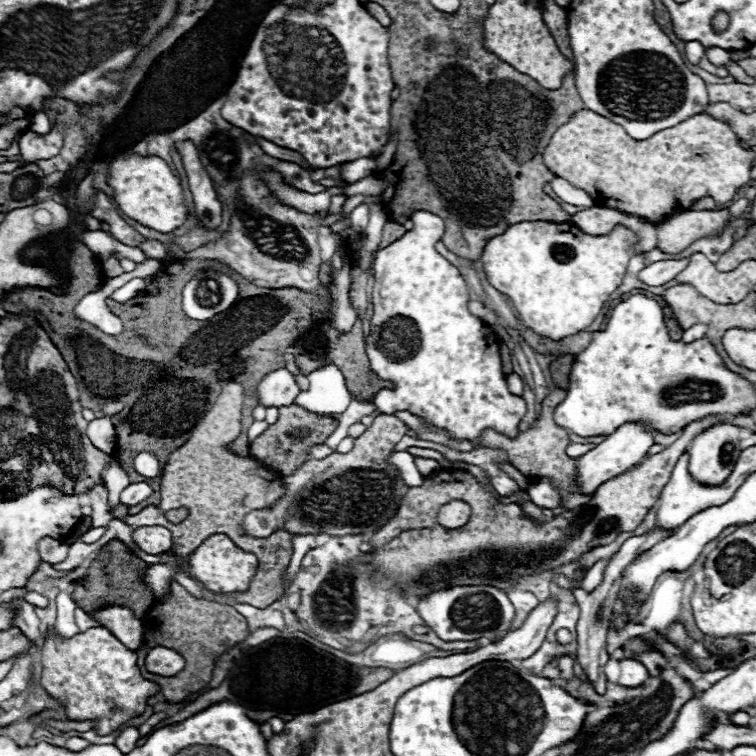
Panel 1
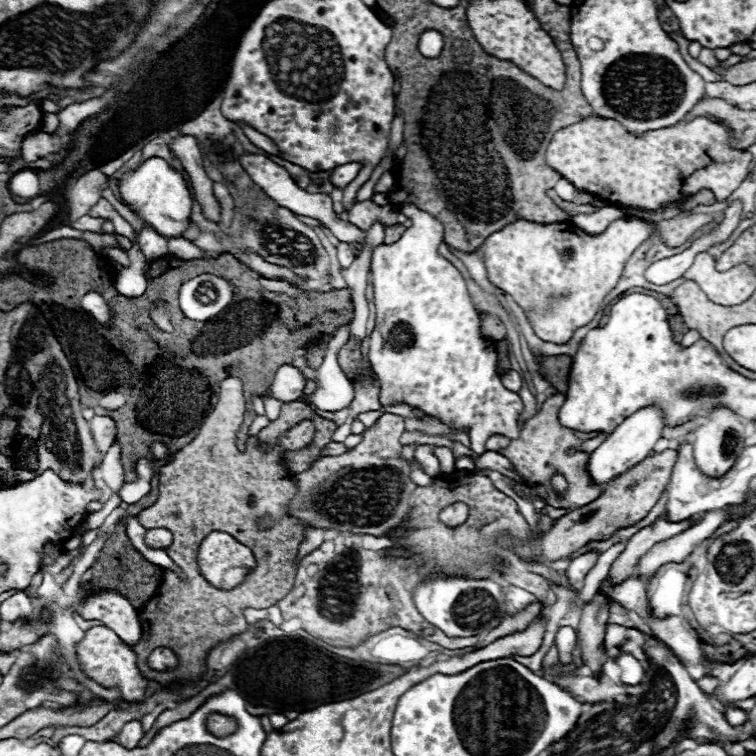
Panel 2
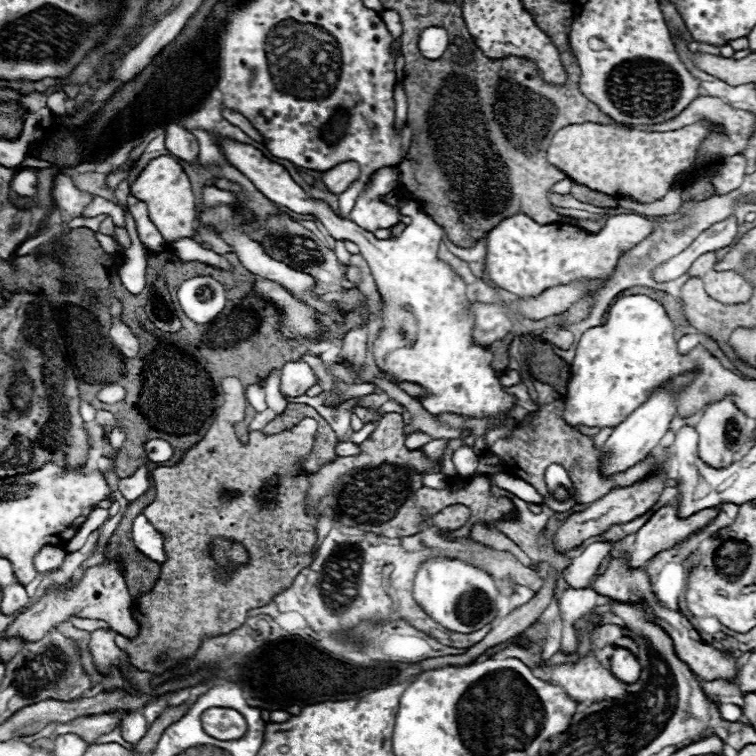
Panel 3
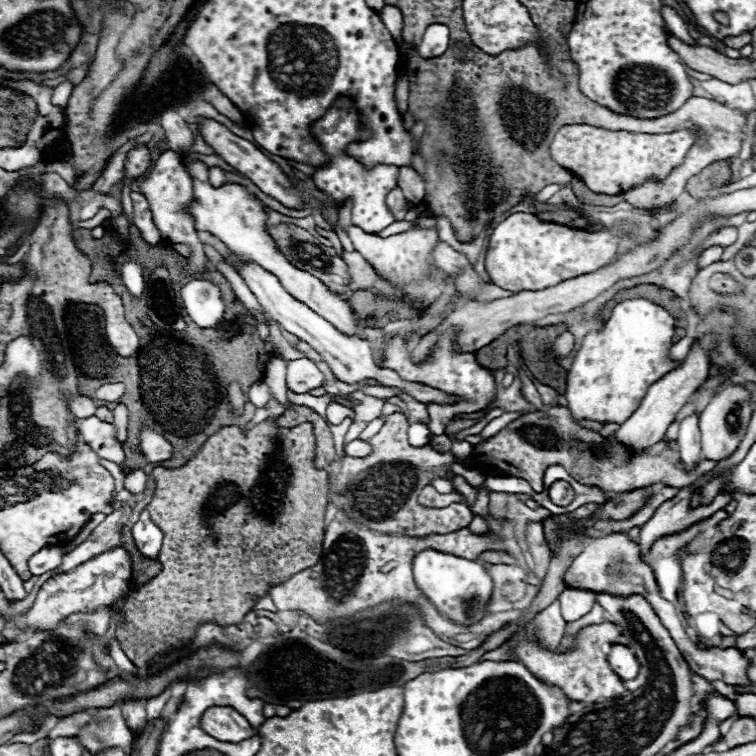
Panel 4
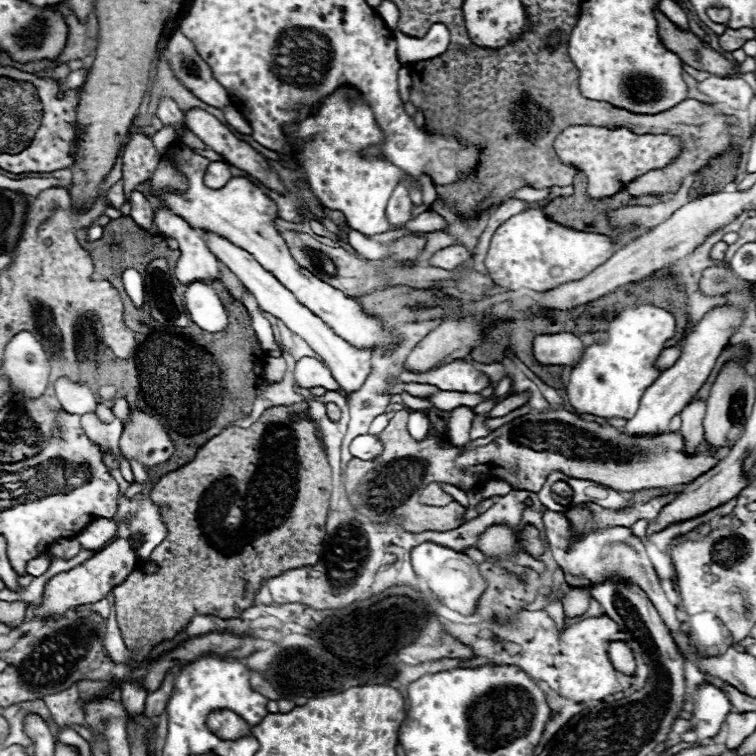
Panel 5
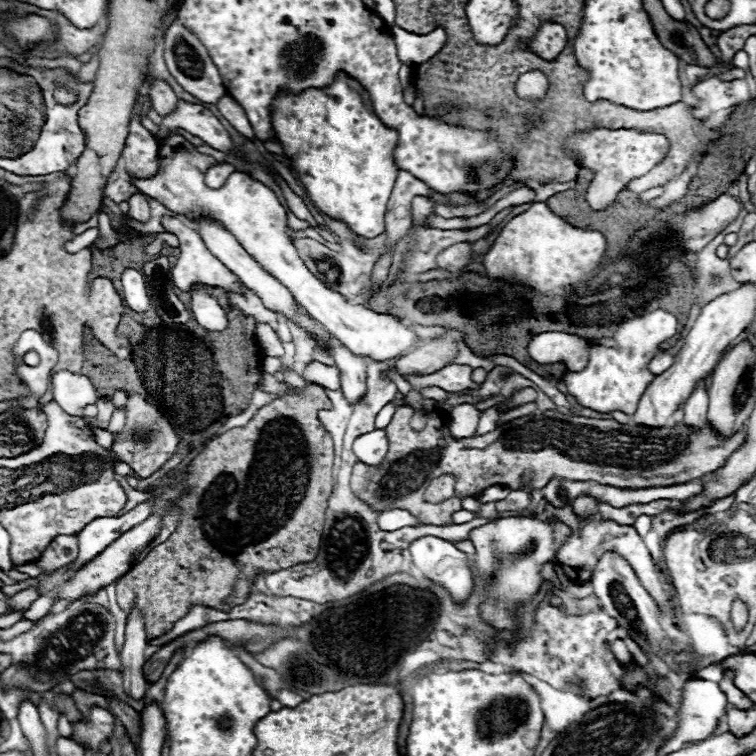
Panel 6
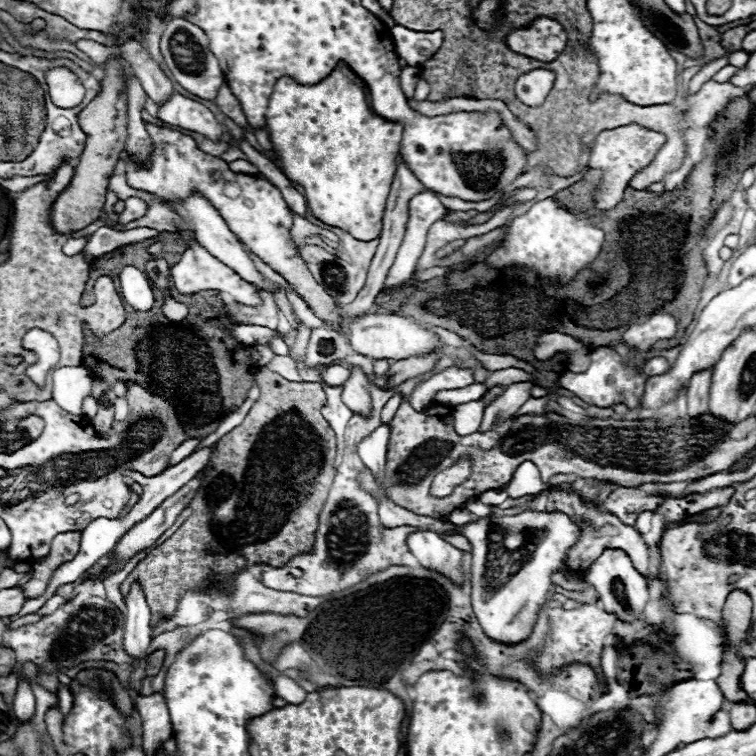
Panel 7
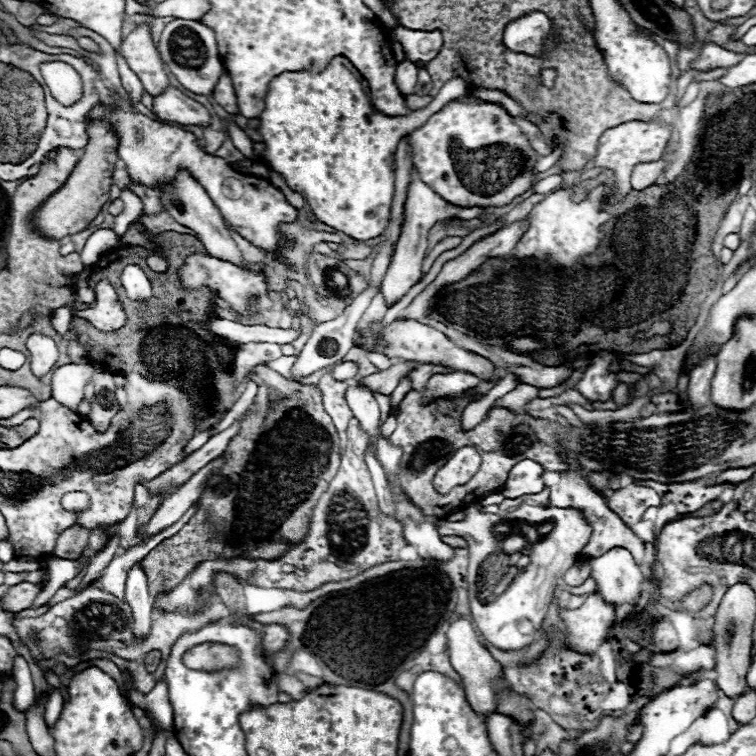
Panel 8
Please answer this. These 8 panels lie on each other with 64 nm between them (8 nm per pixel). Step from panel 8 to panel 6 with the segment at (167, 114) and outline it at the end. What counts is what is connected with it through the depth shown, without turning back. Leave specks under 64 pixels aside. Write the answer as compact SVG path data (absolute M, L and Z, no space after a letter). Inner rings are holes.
M178 100L176 110L162 118L158 134L164 136L166 132L174 132L176 128L188 130L190 134L202 138L206 144L210 144L216 150L234 150L234 144L224 126L220 124L220 120L200 104Z

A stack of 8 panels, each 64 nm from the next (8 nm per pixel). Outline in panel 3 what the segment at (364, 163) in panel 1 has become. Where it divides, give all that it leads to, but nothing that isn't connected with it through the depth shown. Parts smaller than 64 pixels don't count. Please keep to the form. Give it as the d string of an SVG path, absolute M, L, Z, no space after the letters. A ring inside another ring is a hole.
M342 162L342 164L338 164L338 166L334 166L334 168L326 170L326 172L322 172L322 176L320 176L322 184L330 192L334 192L338 196L344 190L348 190L350 184L356 182L358 178L360 178L360 166L358 166L358 162Z

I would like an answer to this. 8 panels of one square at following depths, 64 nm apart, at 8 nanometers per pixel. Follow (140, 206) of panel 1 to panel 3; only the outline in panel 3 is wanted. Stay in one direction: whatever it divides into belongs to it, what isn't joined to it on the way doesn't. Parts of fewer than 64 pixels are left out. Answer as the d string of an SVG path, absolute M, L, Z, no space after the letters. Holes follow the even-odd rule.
M168 154L168 156L154 158L136 178L130 192L148 204L148 216L154 222L154 226L160 230L166 242L176 242L180 238L194 238L194 232L196 232L194 192L176 156Z

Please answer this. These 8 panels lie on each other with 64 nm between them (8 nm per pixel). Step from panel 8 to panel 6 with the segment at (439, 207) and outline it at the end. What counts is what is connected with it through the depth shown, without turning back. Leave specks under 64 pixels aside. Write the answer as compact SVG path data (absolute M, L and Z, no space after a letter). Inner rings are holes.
M414 196L414 200L412 200L412 226L422 228L422 224L426 222L426 218L430 214L434 214L434 200L430 200L426 196Z

